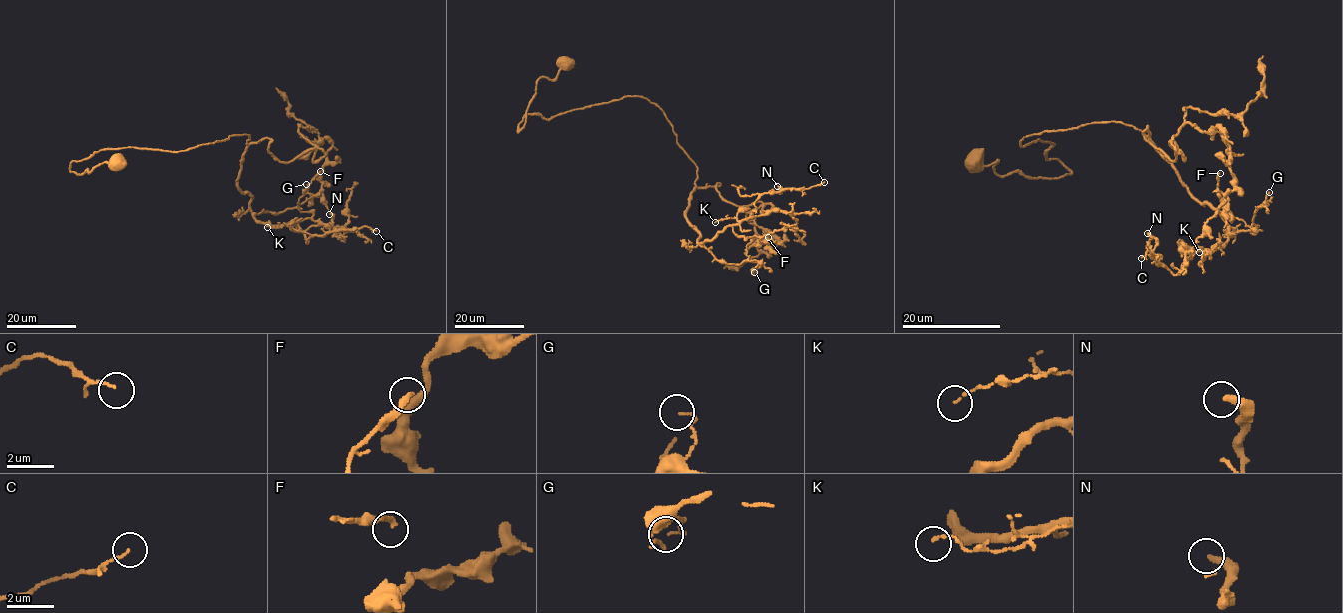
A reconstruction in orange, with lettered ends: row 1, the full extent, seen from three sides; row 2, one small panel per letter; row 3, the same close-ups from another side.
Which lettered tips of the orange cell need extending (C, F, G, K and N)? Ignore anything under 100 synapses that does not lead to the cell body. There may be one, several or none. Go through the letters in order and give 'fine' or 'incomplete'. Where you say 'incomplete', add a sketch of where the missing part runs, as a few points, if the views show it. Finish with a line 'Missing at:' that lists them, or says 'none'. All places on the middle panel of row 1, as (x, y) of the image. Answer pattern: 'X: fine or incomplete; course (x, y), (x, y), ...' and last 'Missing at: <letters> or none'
C: fine
F: fine
G: fine
K: fine
N: fine
Missing at: none

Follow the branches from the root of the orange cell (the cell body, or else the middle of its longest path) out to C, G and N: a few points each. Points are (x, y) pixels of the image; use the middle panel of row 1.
C: (565, 63), (518, 132), (647, 98), (697, 169), (699, 243), (764, 193), (824, 182)
G: (565, 63), (537, 81), (518, 132), (528, 114), (647, 98), (697, 169), (685, 213), (697, 242), (754, 272)
N: (565, 63), (537, 81), (518, 132), (528, 114), (647, 98), (697, 169), (685, 218), (699, 243), (777, 186)

